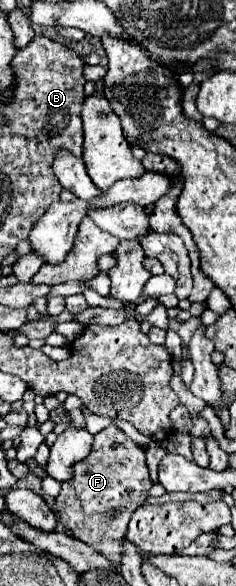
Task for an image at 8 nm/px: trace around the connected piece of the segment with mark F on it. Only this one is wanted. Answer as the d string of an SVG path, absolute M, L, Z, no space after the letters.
M109 425L93 441L91 455L77 463L71 483L61 485L57 497L57 515L65 529L79 541L101 551L109 561L121 559L121 535L127 533L131 513L149 497L151 481L145 465L145 453L121 429Z

